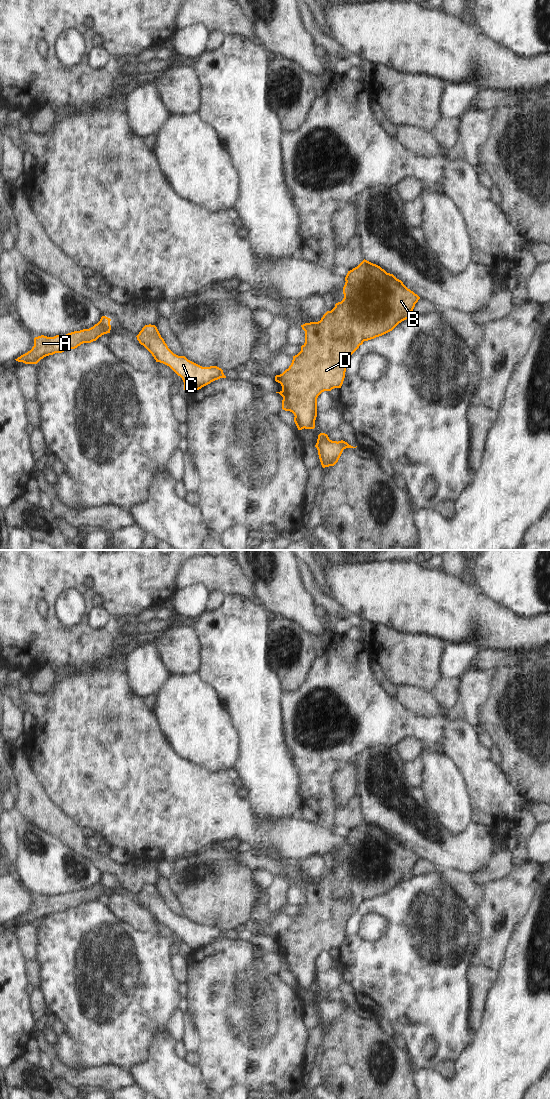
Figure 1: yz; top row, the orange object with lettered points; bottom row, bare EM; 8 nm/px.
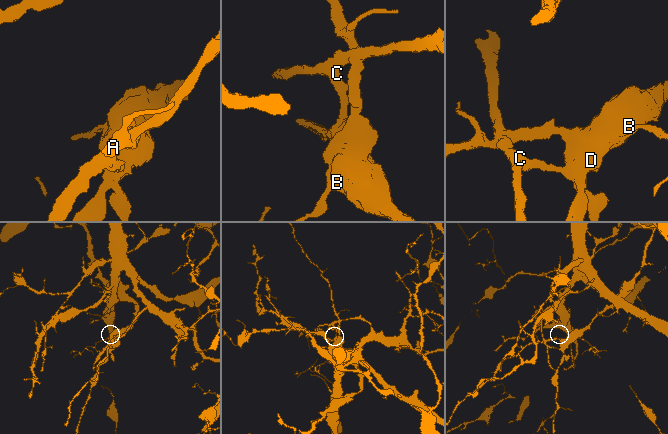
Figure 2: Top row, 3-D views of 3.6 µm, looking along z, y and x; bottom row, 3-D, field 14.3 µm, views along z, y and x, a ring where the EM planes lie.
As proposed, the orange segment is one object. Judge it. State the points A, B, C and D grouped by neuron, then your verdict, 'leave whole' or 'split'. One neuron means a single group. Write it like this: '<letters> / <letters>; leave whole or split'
A B D / C; split

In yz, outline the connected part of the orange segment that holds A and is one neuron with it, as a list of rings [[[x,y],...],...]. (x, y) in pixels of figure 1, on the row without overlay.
[[[102,876],[100,881],[89,889],[54,897],[44,895],[35,897],[32,909],[15,920],[25,924],[37,924],[46,916],[62,913],[68,909],[75,909],[83,903],[96,901],[102,895],[110,893],[110,881],[110,878]]]

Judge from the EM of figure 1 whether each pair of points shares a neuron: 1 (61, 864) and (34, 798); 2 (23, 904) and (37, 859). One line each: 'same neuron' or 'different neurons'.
1: different neurons
2: different neurons

